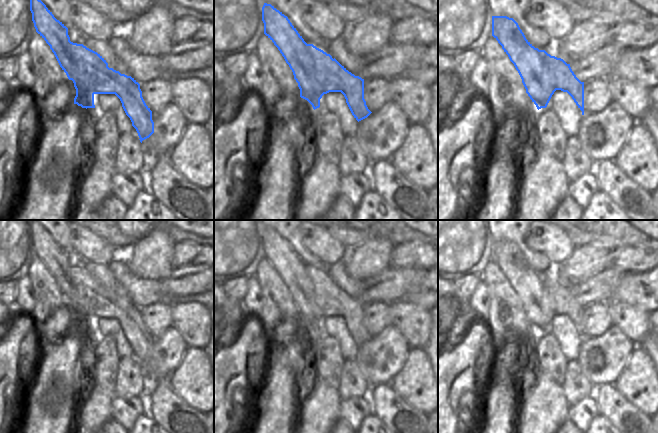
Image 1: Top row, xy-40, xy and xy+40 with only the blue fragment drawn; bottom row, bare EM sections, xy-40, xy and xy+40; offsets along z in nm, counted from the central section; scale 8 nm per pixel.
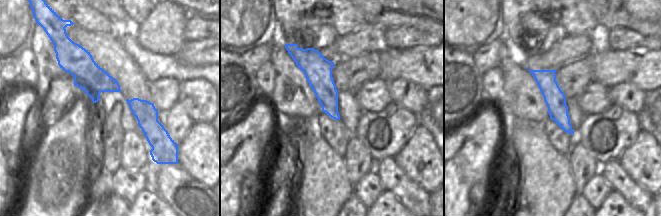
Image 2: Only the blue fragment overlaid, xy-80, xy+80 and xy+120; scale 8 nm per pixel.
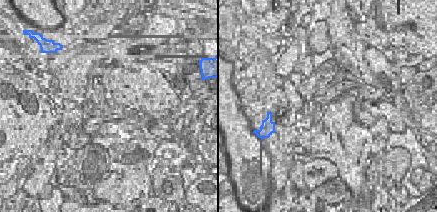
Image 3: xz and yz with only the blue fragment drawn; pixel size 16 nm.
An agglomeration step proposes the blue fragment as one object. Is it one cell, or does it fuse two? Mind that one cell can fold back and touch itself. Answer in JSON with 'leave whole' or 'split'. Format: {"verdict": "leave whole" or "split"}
{"verdict": "split"}

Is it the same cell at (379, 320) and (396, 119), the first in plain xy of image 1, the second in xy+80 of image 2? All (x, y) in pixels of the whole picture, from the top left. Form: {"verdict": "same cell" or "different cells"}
{"verdict": "different cells"}

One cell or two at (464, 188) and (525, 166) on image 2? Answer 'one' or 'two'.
two

